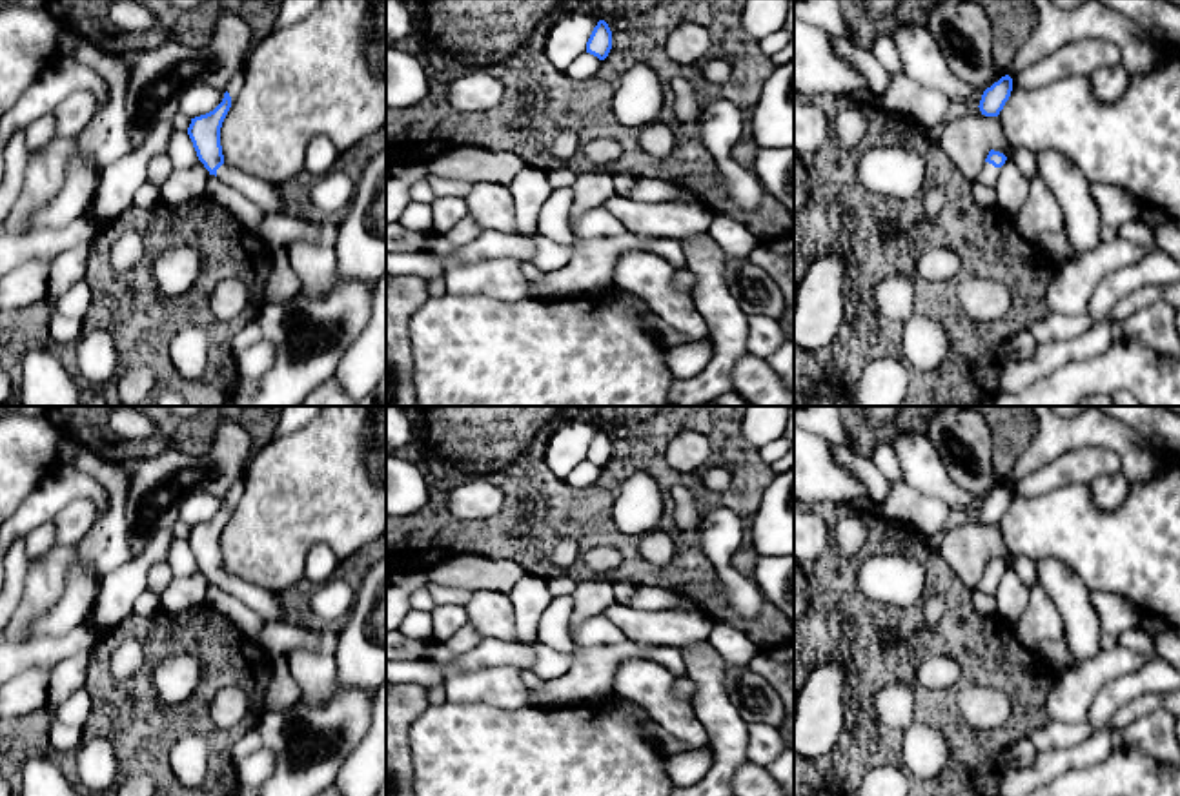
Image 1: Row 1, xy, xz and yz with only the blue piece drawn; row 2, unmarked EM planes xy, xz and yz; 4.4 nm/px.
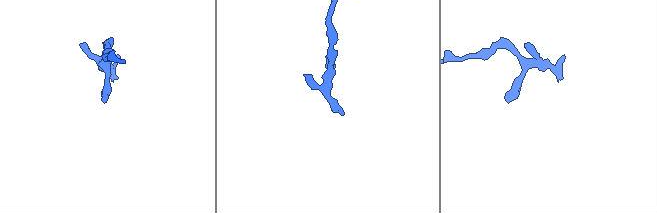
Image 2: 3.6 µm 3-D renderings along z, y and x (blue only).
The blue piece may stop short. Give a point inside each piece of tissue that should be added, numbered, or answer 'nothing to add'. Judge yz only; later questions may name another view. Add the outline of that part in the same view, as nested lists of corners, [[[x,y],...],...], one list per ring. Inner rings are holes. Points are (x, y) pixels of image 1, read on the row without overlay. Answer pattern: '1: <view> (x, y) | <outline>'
1: yz (989, 581) | [[[985,570],[978,588],[982,588],[987,594],[994,594],[998,583],[1000,583],[1000,576],[994,576],[992,572]]]

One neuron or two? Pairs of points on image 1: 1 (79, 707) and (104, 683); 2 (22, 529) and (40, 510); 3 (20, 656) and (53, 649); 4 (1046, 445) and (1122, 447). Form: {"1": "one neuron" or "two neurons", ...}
{"1": "two neurons", "2": "one neuron", "3": "one neuron", "4": "one neuron"}

